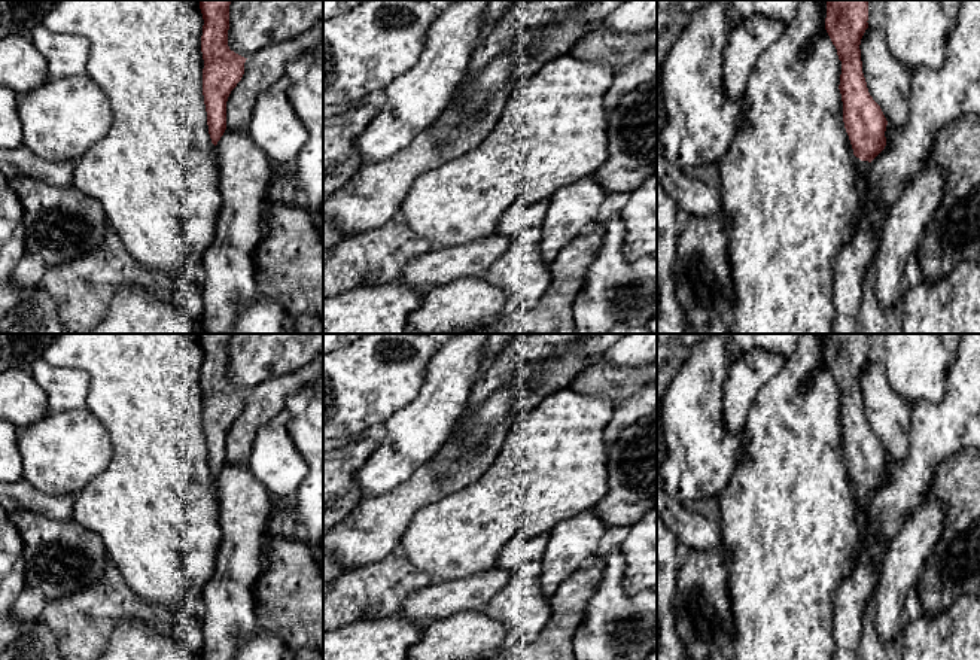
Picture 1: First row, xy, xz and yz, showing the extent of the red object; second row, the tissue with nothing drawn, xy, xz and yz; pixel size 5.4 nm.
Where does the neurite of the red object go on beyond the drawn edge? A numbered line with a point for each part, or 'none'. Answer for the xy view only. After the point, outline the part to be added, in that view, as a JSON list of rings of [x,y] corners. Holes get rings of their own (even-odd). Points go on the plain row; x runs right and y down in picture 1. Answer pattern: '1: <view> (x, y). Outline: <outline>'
none

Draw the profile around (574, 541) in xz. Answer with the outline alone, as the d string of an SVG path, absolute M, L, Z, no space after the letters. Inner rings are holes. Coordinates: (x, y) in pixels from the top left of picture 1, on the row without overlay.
M591 511L563 520L548 533L539 586L547 597L585 562L597 554L606 524Z

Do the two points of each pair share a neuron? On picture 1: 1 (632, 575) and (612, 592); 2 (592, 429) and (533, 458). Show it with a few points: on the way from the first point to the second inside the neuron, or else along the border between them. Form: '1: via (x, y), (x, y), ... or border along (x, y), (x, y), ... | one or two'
1: via (627, 578), (617, 589) | one
2: via (577, 431), (548, 458) | one

